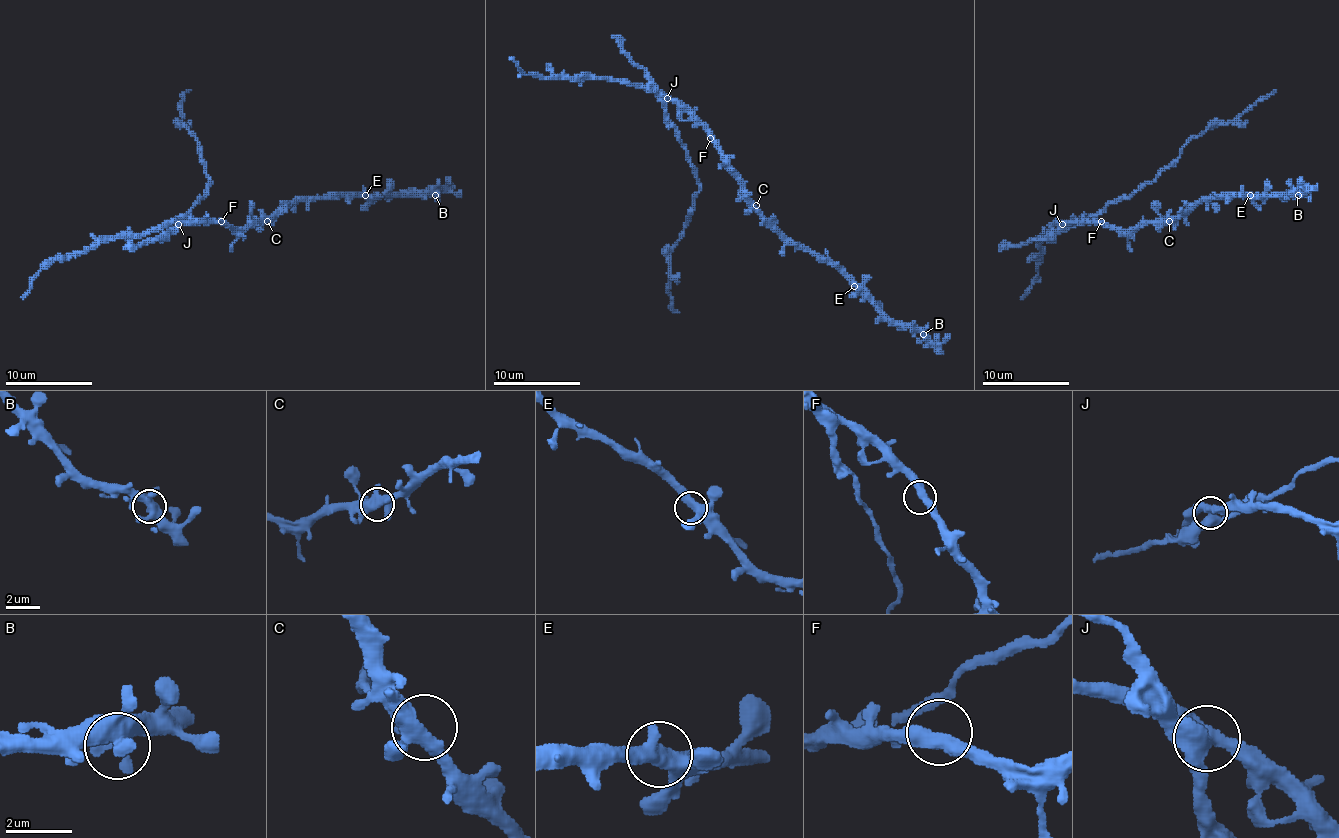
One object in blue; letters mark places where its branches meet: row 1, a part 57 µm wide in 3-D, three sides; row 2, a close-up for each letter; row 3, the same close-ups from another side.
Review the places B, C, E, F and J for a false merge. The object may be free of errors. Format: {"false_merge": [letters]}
{"false_merge": ["J"]}

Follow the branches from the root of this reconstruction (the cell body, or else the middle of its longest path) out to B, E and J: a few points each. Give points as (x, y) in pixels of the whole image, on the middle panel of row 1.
B: (712, 136), (740, 192), (782, 234), (828, 258), (889, 319), (913, 323), (923, 334)
E: (712, 136), (714, 147), (738, 181), (740, 192), (782, 234), (825, 258), (854, 286)
J: (712, 136), (686, 109), (666, 99)

